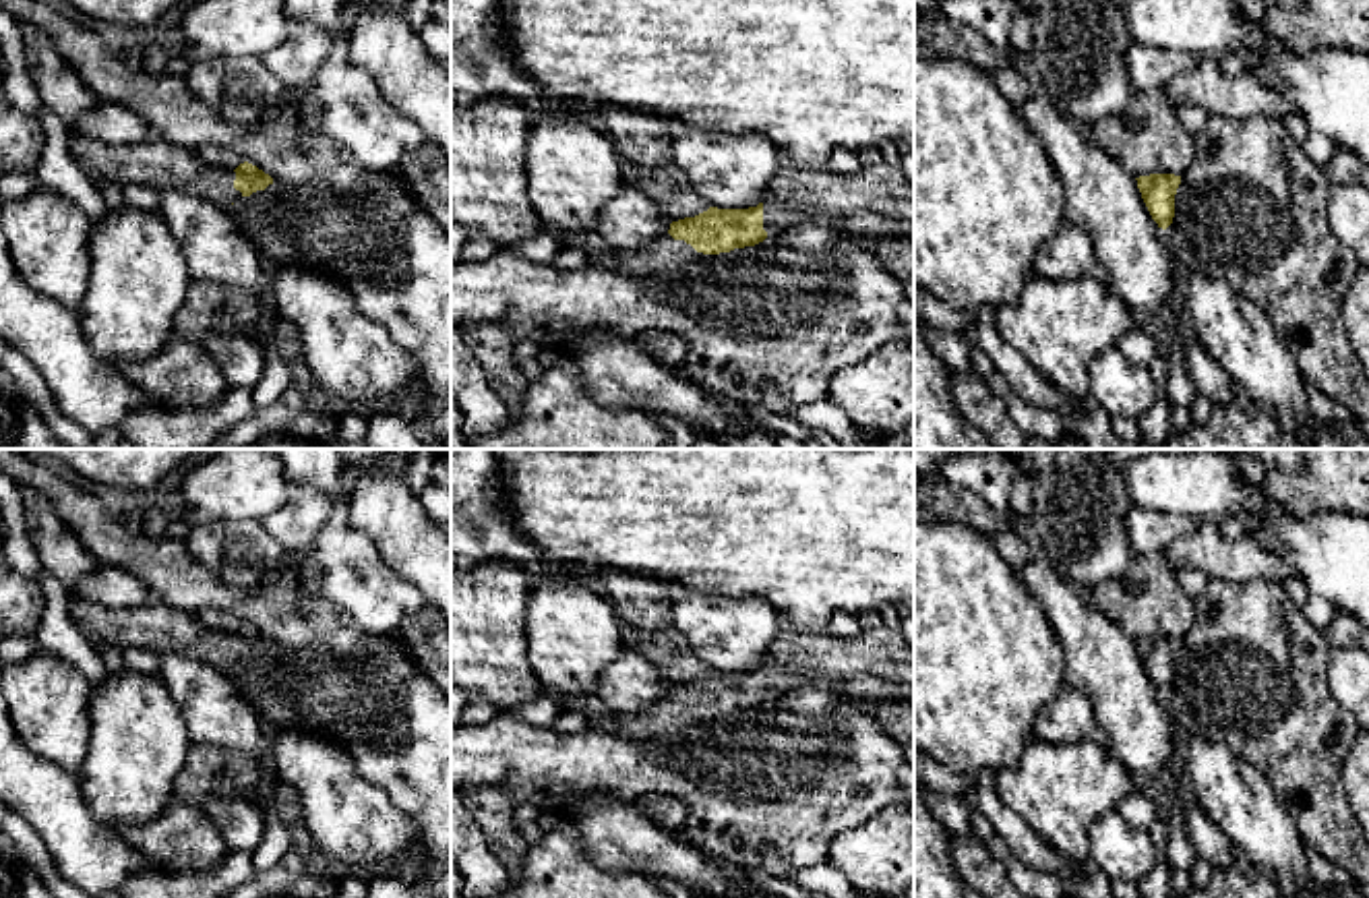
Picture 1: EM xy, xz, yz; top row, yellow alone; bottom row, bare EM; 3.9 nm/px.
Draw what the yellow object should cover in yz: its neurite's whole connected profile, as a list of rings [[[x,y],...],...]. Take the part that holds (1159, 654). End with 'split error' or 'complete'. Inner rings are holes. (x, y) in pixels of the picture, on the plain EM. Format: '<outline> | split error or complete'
[[[1150,637],[1135,643],[1152,683],[1158,691],[1166,693],[1175,681],[1175,658],[1181,648],[1181,639]]] | complete

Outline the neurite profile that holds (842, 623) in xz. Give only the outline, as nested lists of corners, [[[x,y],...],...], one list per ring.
[[[844,610],[835,612],[827,625],[827,633],[833,637],[856,637],[860,631],[856,615]]]

